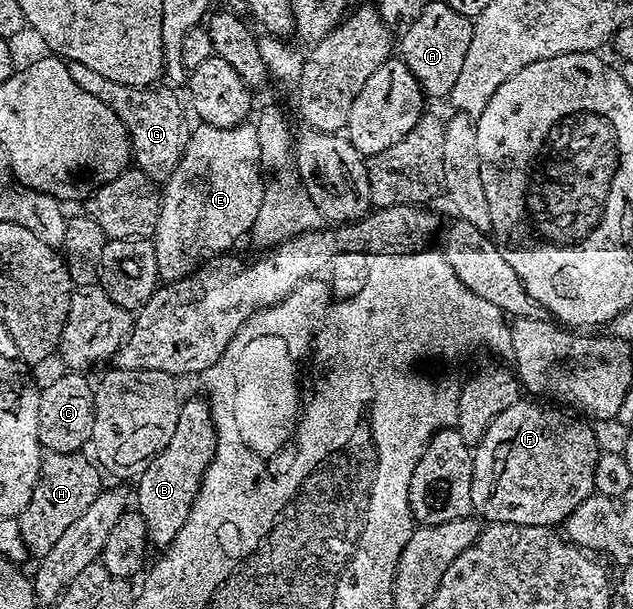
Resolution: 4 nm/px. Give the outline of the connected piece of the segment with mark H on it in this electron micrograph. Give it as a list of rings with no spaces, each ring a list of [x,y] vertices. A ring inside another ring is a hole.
[[[84,453],[45,454],[40,460],[40,476],[34,489],[34,497],[30,497],[30,505],[18,516],[22,537],[26,537],[26,545],[33,556],[42,557],[54,549],[58,537],[73,521],[78,521],[86,509],[94,502],[94,497],[102,489],[101,472],[97,464]]]

